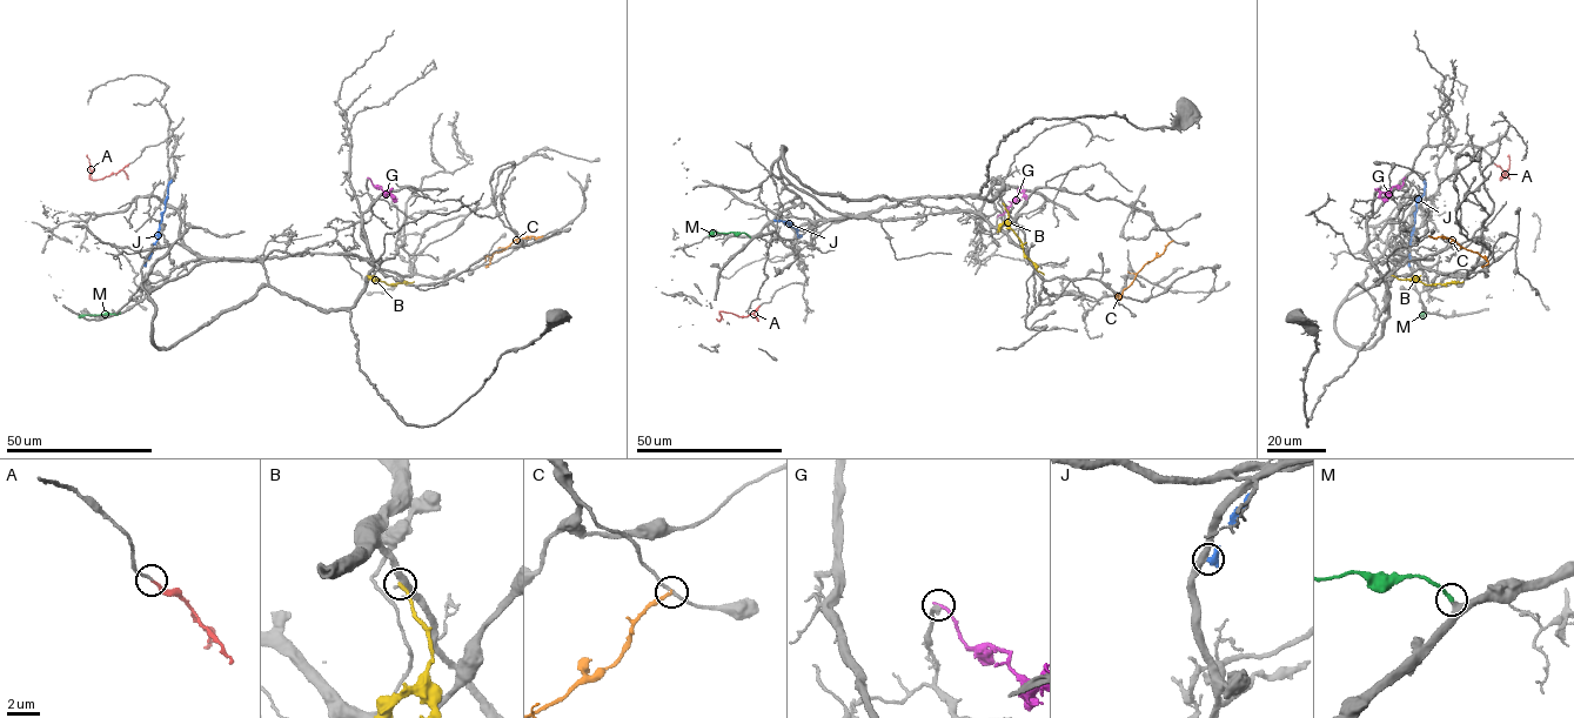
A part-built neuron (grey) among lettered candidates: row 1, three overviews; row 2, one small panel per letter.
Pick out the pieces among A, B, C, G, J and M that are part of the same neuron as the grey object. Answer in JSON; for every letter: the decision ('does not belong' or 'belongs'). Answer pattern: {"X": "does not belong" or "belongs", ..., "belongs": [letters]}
{"A": "belongs", "B": "does not belong", "C": "does not belong", "G": "does not belong", "J": "does not belong", "M": "belongs", "belongs": ["A", "M"]}

